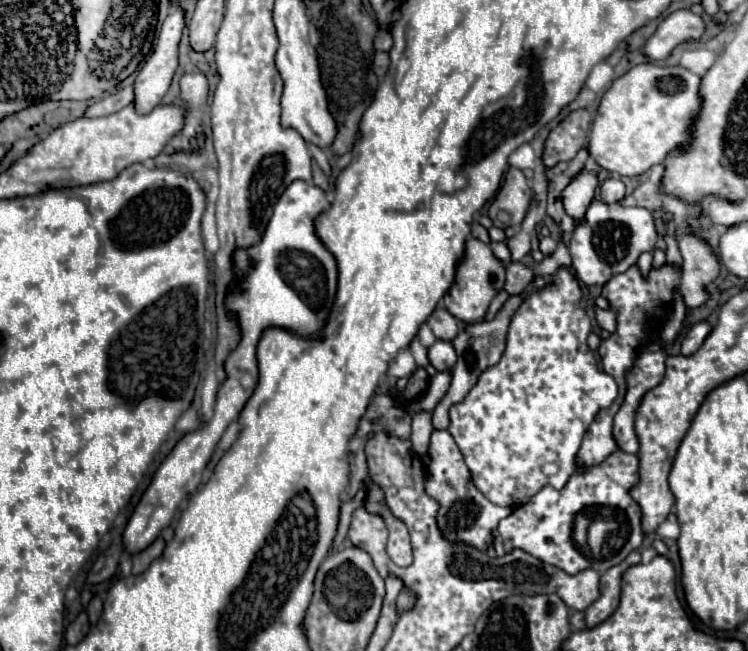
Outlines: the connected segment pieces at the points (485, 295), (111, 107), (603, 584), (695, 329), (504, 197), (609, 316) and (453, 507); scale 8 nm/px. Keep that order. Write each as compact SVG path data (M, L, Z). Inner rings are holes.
M468 238L466 240L466 252L464 252L464 260L458 264L456 270L456 282L454 286L446 292L444 296L444 304L448 308L448 312L452 316L456 316L462 322L478 322L484 318L492 298L498 294L498 288L502 290L504 286L504 266L500 264L500 260L492 254L490 246L480 242L478 238Z
M124 86L122 90L118 90L116 94L100 100L100 102L94 102L92 106L88 106L86 110L86 116L108 116L112 112L118 112L122 110L124 106L132 104L134 102L134 94L132 94L132 86Z
M634 550L632 554L628 554L628 558L624 558L624 562L620 562L618 566L612 566L604 574L600 574L600 598L594 604L590 604L588 610L586 610L588 628L598 626L600 622L604 622L616 610L616 606L620 602L622 574L628 566L638 564L638 562L640 562L640 552Z
M708 322L694 324L688 330L688 334L686 334L684 342L682 342L682 356L692 356L704 344L704 338L708 338L710 332L712 332L712 326Z
M510 168L496 200L488 208L488 216L498 228L518 226L524 220L530 202L532 202L532 190L528 188L524 174L518 168ZM504 214L506 220L500 220L500 216Z
M594 306L594 316L596 316L596 322L600 324L602 330L614 332L614 328L616 328L616 316L614 316L612 310L604 310L604 308Z
M434 430L430 438L430 458L428 476L426 476L426 492L440 502L438 510L438 526L450 540L460 540L472 544L476 548L486 548L492 542L492 530L498 526L500 518L506 518L512 508L492 504L472 482L472 474L460 454L460 448L452 440L446 430Z

